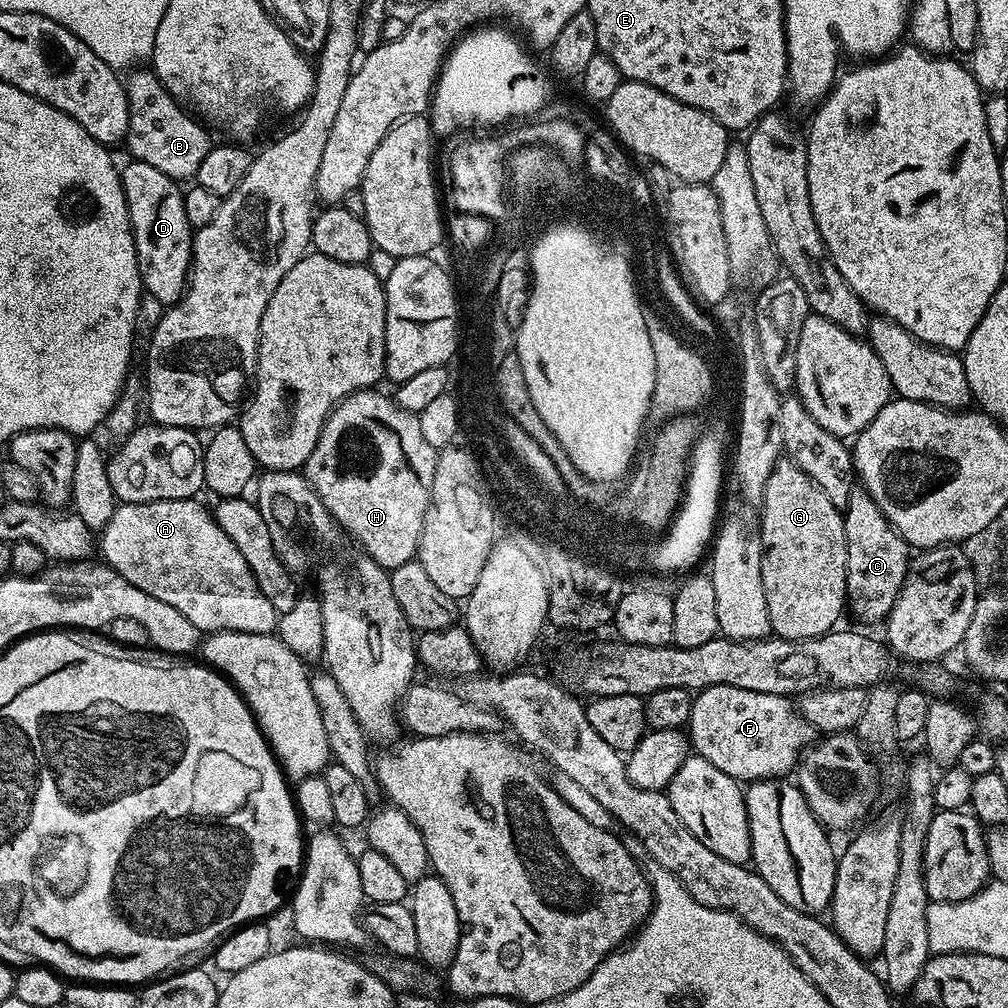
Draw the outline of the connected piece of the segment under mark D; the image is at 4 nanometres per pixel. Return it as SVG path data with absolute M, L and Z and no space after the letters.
M129 159L127 163L128 165L120 168L120 181L130 214L132 237L144 290L160 306L171 306L183 296L188 282L188 270L192 266L194 229L186 214L184 194L181 185L162 174L162 170L154 170L154 166L146 166L146 162L141 160Z

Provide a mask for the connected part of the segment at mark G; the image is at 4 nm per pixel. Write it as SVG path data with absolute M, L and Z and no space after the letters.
M782 458L779 462L774 466L774 470L770 474L770 478L767 479L766 482L766 490L764 491L764 498L762 501L762 507L764 509L760 512L760 532L758 528L758 539L760 541L760 546L762 549L762 555L760 557L760 561L762 562L762 590L766 590L766 610L770 614L770 626L772 627L773 633L781 640L805 640L806 638L818 638L819 636L825 636L827 632L833 631L837 627L836 624L840 620L840 615L843 612L846 612L846 601L848 600L848 583L846 582L846 530L844 529L844 517L842 515L841 509L838 507L836 509L836 504L831 500L830 497L827 496L826 493L823 492L824 488L821 487L819 483L811 480L798 465L796 465L796 461L791 458Z

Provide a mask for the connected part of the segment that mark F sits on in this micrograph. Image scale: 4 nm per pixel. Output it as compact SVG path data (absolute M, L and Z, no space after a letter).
M715 684L695 693L686 735L691 751L706 758L706 762L718 766L722 774L730 774L730 778L737 782L755 782L787 777L795 769L805 749L817 739L818 733L810 726L810 722L806 722L797 705L787 696L758 694L754 690L742 690L738 686Z

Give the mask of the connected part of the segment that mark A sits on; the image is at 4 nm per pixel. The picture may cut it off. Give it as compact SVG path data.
M164 500L145 504L123 504L114 510L114 518L102 530L104 537L99 537L98 548L104 556L103 563L112 568L126 582L138 586L150 598L158 598L158 602L166 602L166 606L174 606L178 614L182 614L200 628L201 633L245 632L246 634L272 634L278 628L278 613L270 606L266 594L258 590L258 582L254 582L254 574L250 574L250 566L246 566L246 558L238 551L238 546L226 538L222 526L218 526L215 515L199 504L200 500Z

